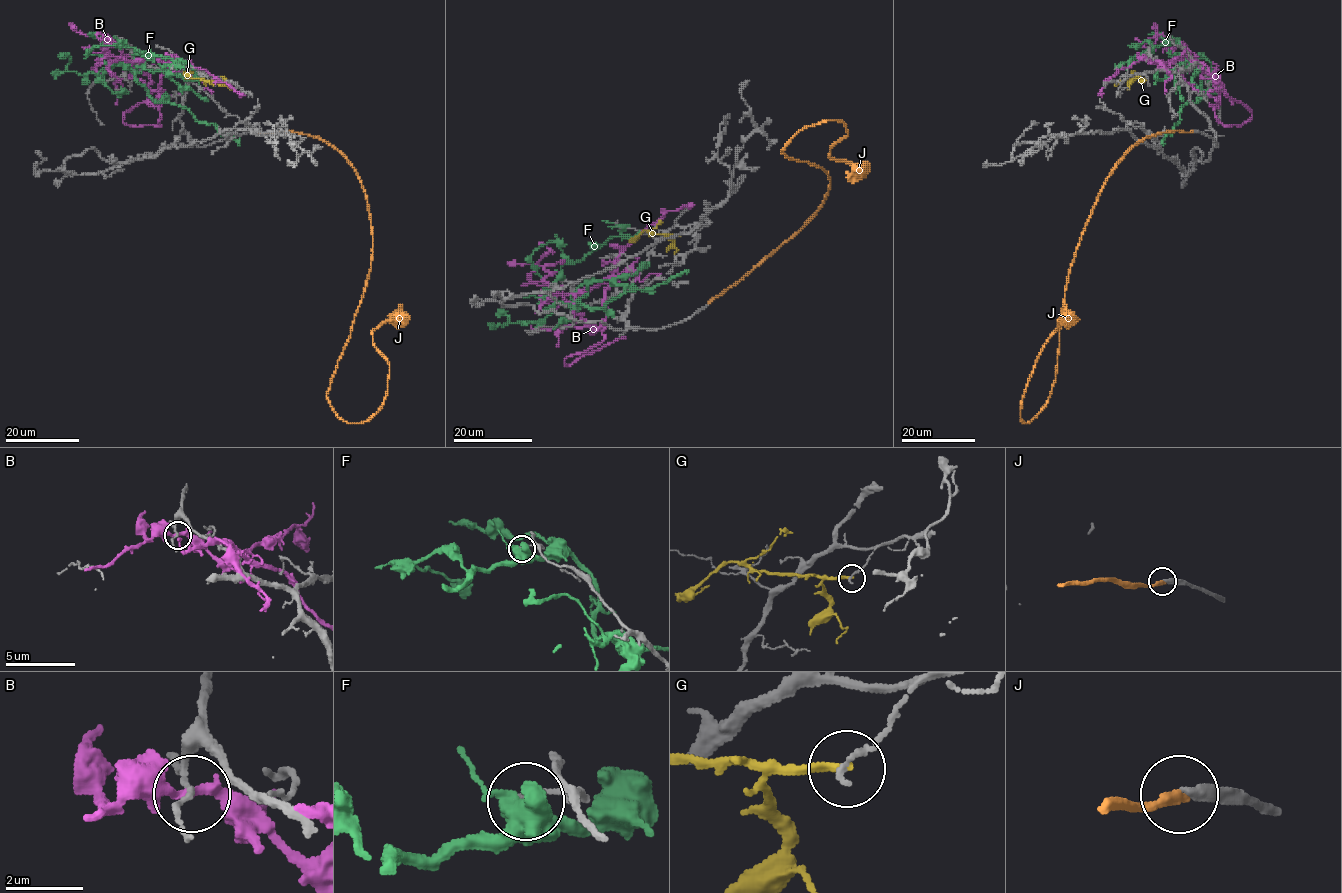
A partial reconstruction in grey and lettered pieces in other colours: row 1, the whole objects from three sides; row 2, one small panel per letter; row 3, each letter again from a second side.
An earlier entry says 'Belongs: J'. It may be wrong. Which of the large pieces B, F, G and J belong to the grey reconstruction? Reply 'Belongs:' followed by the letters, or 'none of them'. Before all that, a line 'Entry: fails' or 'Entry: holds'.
Entry: holds
Belongs: J

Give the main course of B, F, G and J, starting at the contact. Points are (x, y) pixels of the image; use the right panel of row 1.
B: (1147, 58), (1178, 71), (1204, 95), (1221, 123), (1241, 125), (1252, 113), (1241, 102), (1224, 94)
F: (1167, 41), (1179, 41), (1186, 50), (1199, 95), (1182, 107), (1162, 145)
G: (1129, 89), (1124, 79), (1133, 71)
J: (1192, 131), (1146, 136), (1101, 189), (1065, 292), (1050, 395), (1027, 423), (1021, 401), (1035, 359), (1070, 316)

